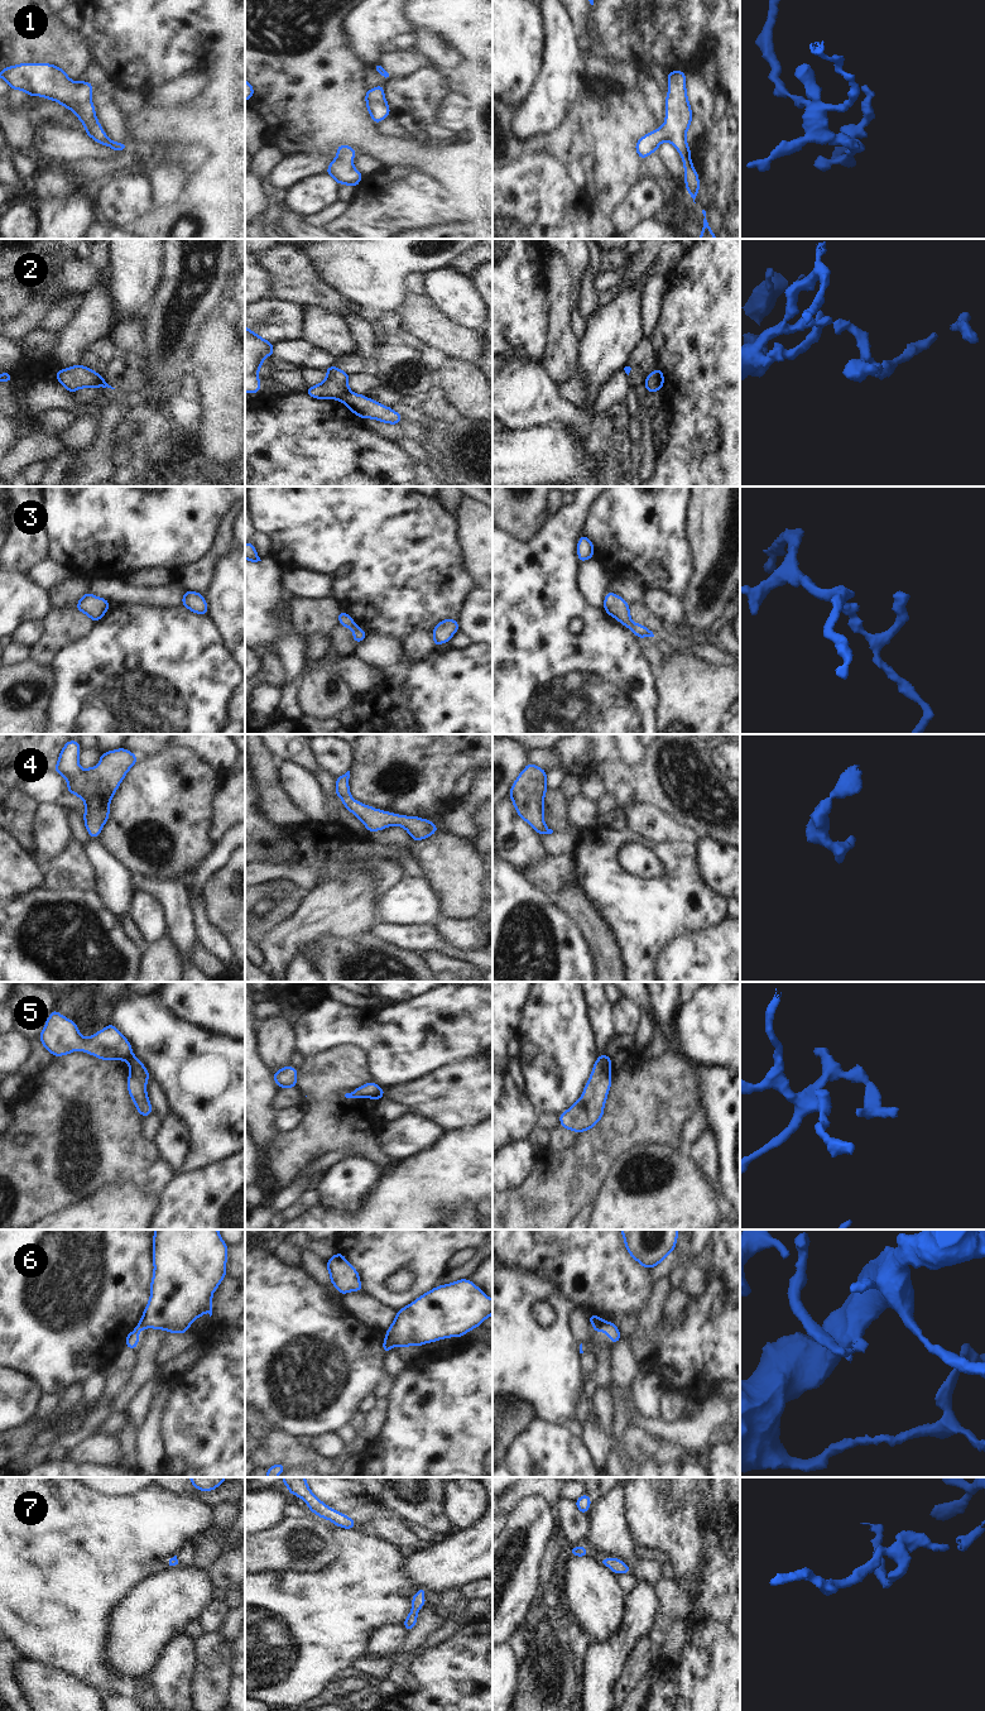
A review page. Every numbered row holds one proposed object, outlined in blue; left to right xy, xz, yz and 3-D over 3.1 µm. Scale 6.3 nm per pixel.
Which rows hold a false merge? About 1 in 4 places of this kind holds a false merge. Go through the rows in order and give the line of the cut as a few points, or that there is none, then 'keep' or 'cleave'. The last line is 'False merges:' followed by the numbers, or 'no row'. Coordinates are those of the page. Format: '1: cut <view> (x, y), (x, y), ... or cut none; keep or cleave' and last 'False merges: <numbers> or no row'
1: cut none; keep
2: cut xz (350, 391), (340, 399); cleave
3: cut none; keep
4: cut none; keep
5: cut xy (133, 1055), (126, 1060); cleave
6: cut yz (605, 1322), (595, 1328); cleave
7: cut none; keep
False merges: 2, 5, 6

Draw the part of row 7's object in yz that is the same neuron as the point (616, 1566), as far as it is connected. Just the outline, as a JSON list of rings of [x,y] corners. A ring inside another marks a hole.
[[[601,1558],[599,1562],[604,1566],[609,1566],[610,1569],[616,1575],[631,1572],[631,1567],[626,1566],[619,1558]]]

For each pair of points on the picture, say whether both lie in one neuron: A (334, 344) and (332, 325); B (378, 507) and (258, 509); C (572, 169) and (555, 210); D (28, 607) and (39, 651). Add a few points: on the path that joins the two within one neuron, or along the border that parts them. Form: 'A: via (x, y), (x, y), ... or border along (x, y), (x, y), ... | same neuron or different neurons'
A: via (334, 339), (332, 330) | same neuron
B: via (347, 507), (288, 508) | same neuron
C: border along (566, 166), (568, 177), (584, 193) | different neurons
D: border along (51, 607), (42, 621) | different neurons

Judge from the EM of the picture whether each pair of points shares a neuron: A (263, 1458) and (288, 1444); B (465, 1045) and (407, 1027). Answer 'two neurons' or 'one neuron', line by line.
A: one neuron
B: one neuron

